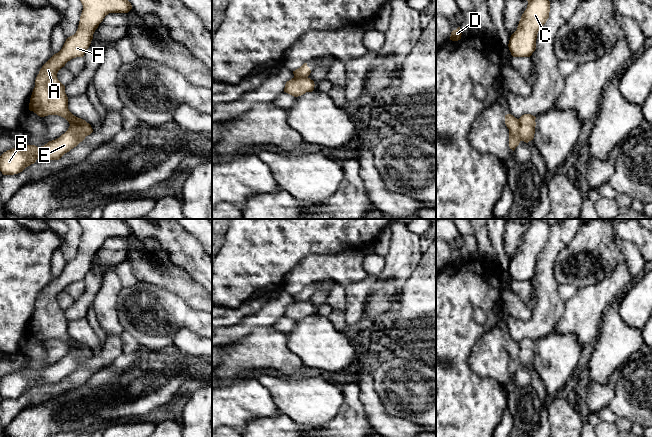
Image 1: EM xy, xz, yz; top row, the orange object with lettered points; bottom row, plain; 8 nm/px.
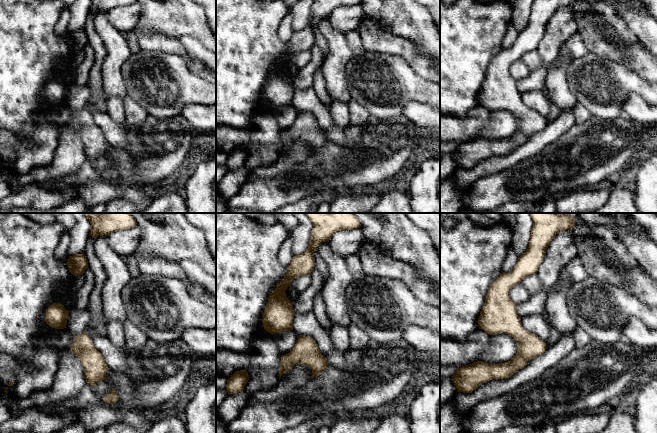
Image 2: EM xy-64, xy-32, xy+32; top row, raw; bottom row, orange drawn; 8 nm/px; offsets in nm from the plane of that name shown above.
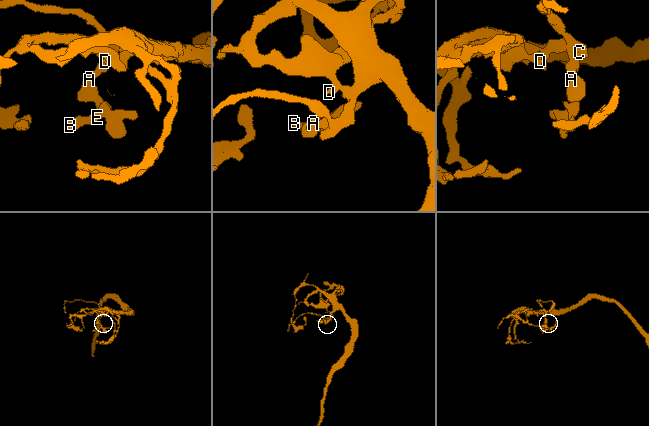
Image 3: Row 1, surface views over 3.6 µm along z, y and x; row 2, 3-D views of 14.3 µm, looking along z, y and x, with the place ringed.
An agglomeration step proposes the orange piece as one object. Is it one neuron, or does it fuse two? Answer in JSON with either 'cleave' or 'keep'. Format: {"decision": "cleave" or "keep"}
{"decision": "cleave"}

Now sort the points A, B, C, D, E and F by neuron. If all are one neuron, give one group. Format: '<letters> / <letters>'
A C D F / B E

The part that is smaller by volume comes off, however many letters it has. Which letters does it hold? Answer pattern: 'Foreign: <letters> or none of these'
Foreign: B, E

